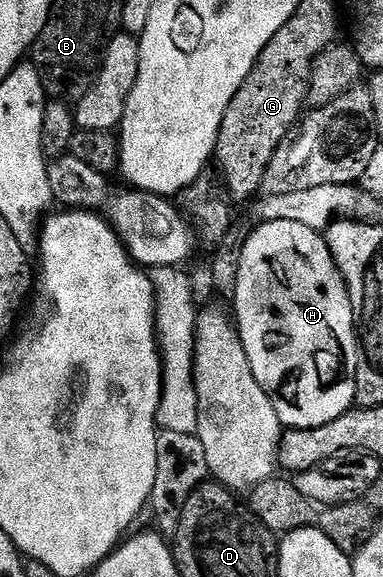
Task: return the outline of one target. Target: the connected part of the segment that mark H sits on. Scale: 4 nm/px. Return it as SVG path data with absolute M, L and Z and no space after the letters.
M290 220L261 222L254 228L255 231L252 229L248 233L247 243L241 252L241 264L233 291L233 299L235 298L233 321L239 328L239 339L245 348L249 368L253 368L253 376L257 376L257 384L261 384L265 396L269 396L269 400L273 400L273 408L277 408L277 416L283 422L284 427L293 430L321 428L325 424L337 420L337 416L341 416L346 410L355 406L355 381L357 380L361 347L357 337L357 323L351 307L351 297L347 291L347 285L329 252L326 237L320 231L305 228L305 224L293 224Z

